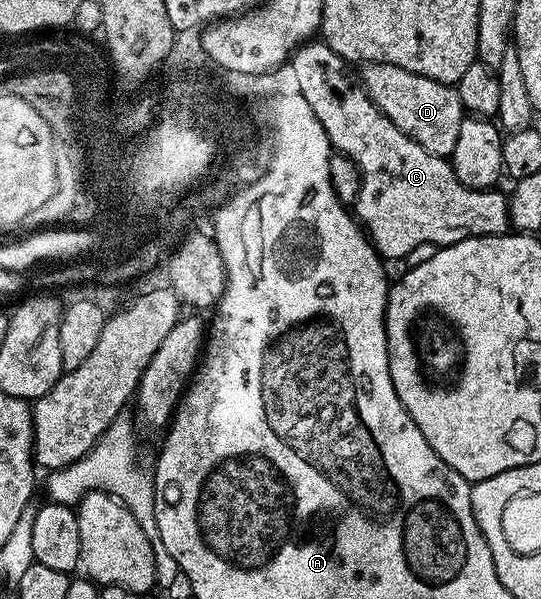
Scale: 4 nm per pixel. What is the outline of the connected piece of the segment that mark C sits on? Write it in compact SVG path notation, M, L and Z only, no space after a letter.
M338 57L327 59L299 59L290 60L291 75L295 78L297 94L309 101L309 109L321 121L325 133L329 137L332 148L336 152L344 151L355 162L359 170L359 196L355 199L353 214L359 220L367 233L367 238L375 246L384 260L403 259L406 255L415 255L418 246L425 242L435 242L440 247L447 247L450 243L460 243L472 237L482 235L505 235L511 227L509 213L509 199L499 189L474 191L472 187L461 185L453 173L450 162L442 155L429 153L417 141L413 141L389 117L385 117L373 105L371 98L362 86L347 80L344 60Z

